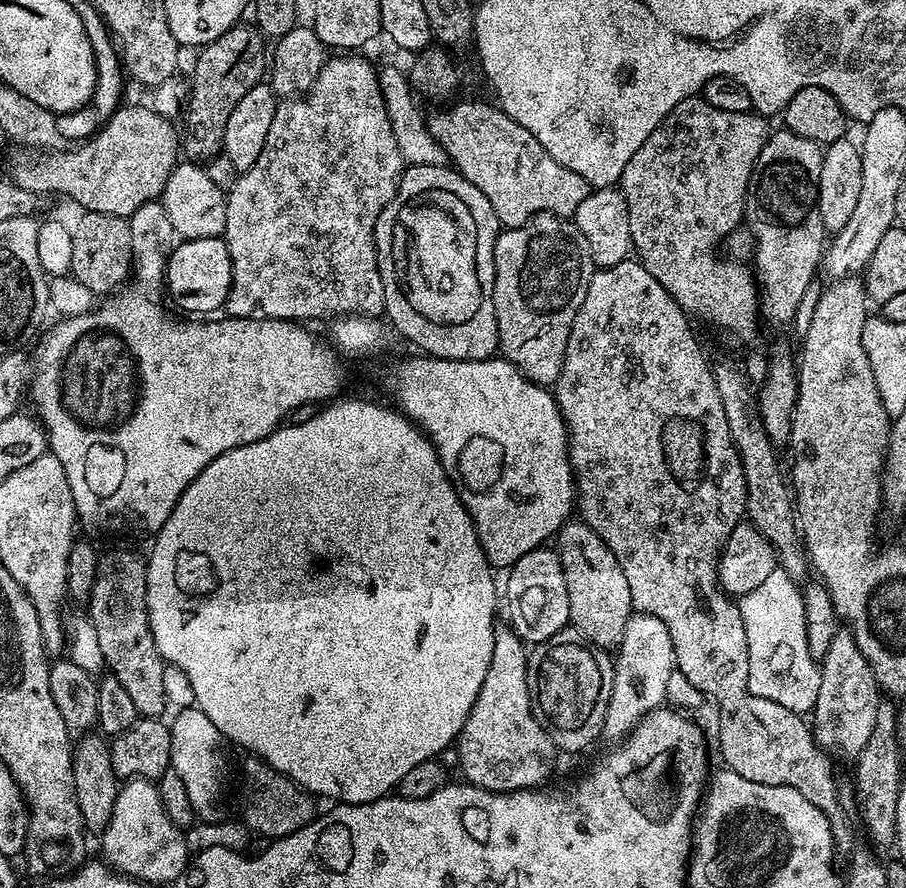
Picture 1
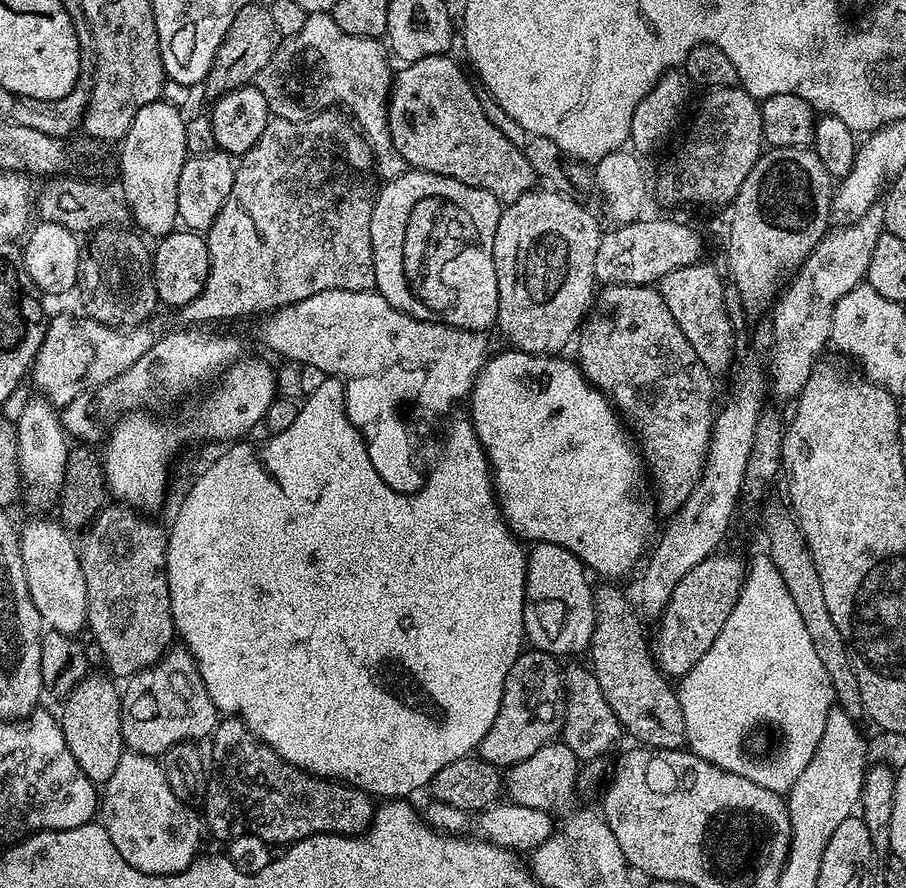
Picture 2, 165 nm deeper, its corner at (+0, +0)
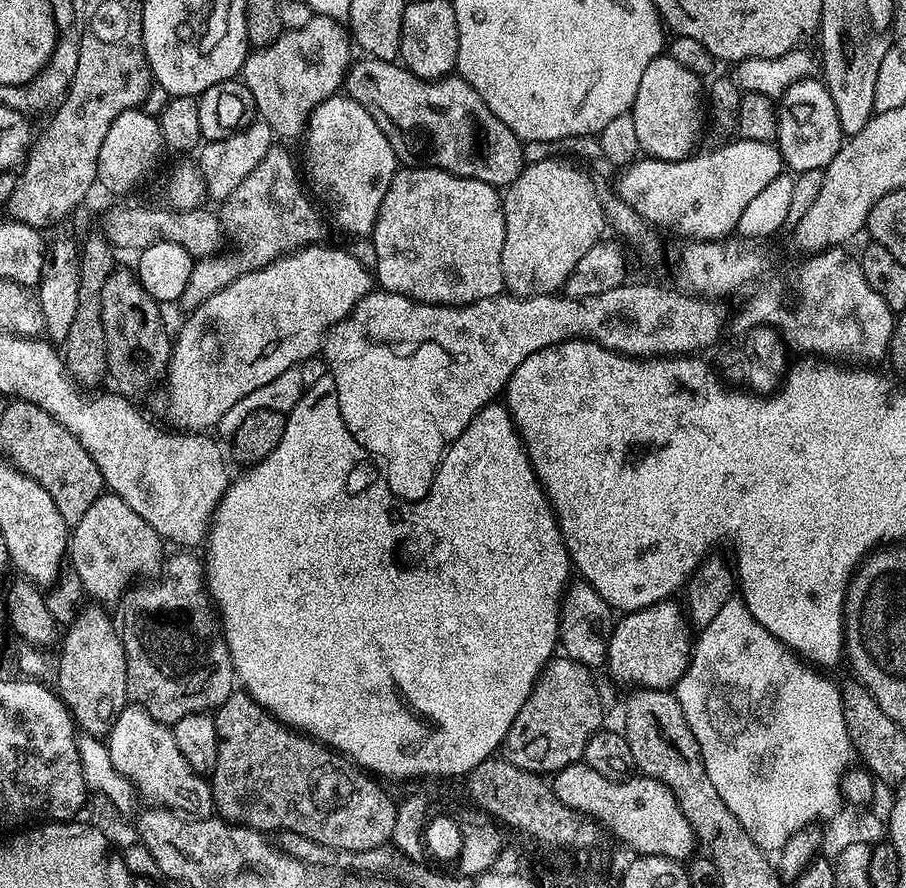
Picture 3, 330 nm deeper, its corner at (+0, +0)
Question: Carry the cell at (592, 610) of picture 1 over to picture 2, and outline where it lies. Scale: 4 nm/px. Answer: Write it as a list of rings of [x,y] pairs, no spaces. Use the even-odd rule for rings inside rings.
[[[604,582],[601,588],[595,589],[596,617],[594,618],[594,634],[590,645],[592,661],[590,667],[592,673],[598,678],[598,686],[610,706],[610,710],[616,715],[617,725],[624,728],[636,739],[637,745],[650,748],[680,748],[685,743],[684,719],[682,718],[682,706],[675,687],[670,685],[669,677],[660,670],[660,665],[654,659],[653,649],[648,649],[644,641],[644,628],[640,625],[642,616],[639,611],[628,601],[628,596],[620,588],[615,588],[615,583]]]

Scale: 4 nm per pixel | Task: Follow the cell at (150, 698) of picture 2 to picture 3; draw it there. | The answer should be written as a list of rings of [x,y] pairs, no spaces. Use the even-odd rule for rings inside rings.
[[[176,550],[173,552],[176,553],[173,556],[171,553],[163,561],[160,571],[157,574],[145,579],[143,582],[133,583],[118,600],[118,607],[120,606],[118,631],[120,640],[124,644],[124,653],[126,654],[126,686],[128,687],[129,701],[135,702],[139,707],[145,708],[158,722],[169,726],[176,724],[178,718],[186,718],[186,714],[208,712],[209,710],[219,708],[222,702],[226,702],[226,698],[230,698],[230,694],[238,684],[236,671],[230,658],[228,643],[224,641],[224,634],[220,627],[216,606],[213,604],[211,596],[208,595],[208,585],[204,583],[204,565],[197,557],[196,560],[192,557],[193,553],[191,551]]]

